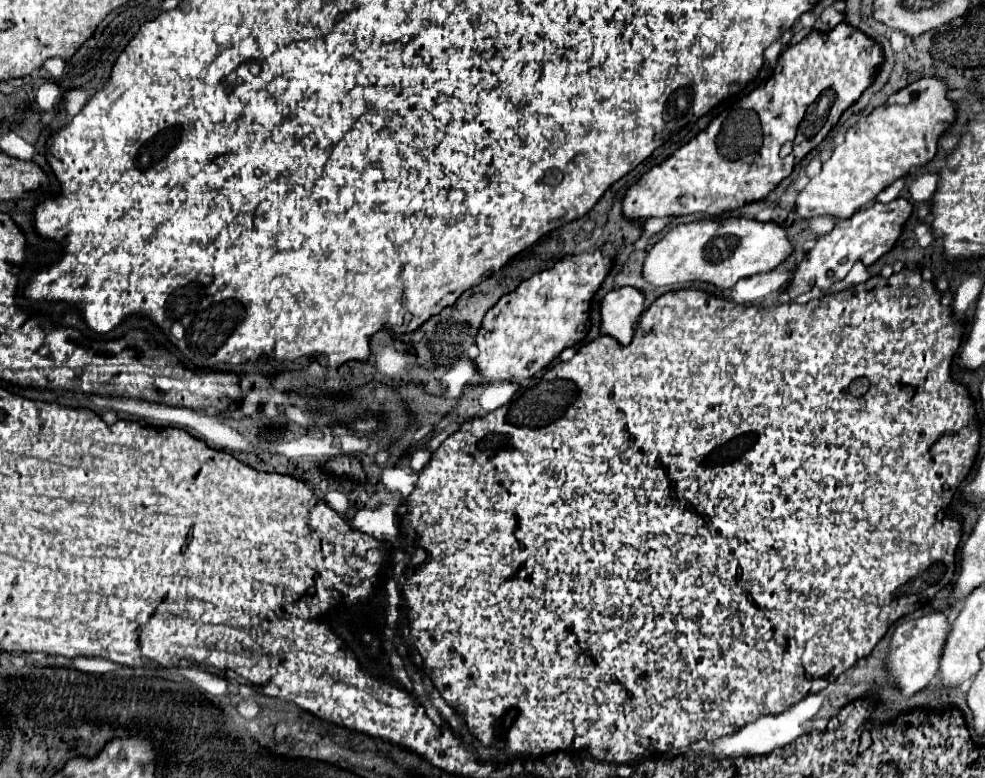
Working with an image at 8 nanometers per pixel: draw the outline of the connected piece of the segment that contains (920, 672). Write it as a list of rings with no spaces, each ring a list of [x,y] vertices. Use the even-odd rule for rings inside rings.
[[[940,610],[928,612],[922,618],[898,624],[898,628],[892,634],[892,646],[886,658],[886,668],[892,674],[892,682],[896,682],[904,694],[910,696],[926,688],[934,680],[940,666],[940,658],[944,654],[948,634],[950,634],[950,620]]]

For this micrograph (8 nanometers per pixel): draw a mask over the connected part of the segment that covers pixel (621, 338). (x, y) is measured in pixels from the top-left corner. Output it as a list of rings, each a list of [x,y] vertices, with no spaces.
[[[624,286],[608,292],[600,300],[602,334],[610,334],[622,346],[628,346],[636,334],[636,324],[644,312],[646,296],[642,290]]]

